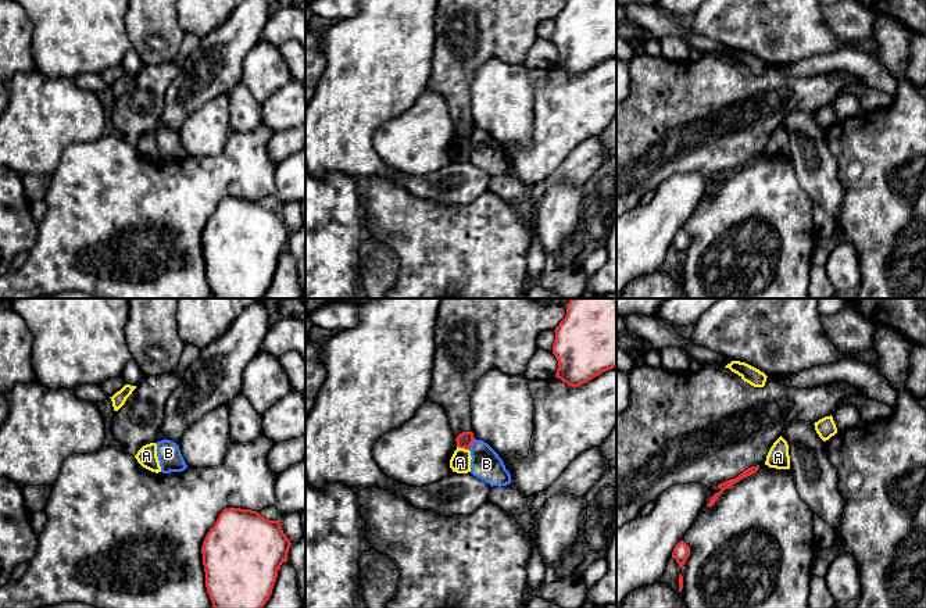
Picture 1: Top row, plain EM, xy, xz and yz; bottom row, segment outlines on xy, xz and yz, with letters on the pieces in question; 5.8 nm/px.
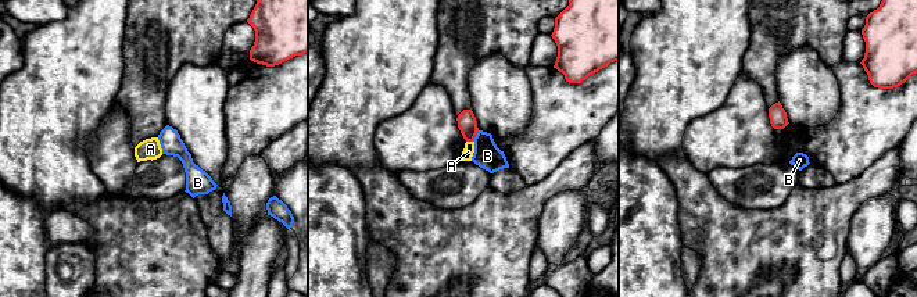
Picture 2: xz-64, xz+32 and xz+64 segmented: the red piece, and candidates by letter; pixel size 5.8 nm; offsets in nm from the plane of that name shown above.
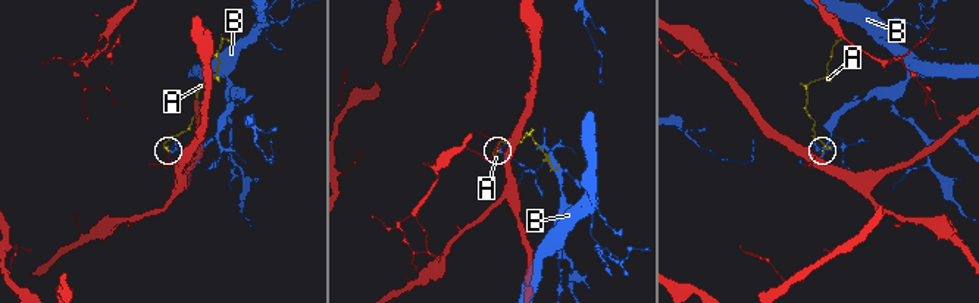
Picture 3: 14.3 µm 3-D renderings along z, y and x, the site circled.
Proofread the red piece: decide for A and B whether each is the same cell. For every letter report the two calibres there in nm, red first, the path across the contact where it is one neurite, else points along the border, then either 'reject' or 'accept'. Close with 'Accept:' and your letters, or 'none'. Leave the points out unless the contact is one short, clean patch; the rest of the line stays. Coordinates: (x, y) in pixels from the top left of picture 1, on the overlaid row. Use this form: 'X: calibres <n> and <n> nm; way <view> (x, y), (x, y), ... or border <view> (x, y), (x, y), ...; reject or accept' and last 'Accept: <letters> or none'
A: calibres 100 and 120 nm; border xz (457, 446), (468, 450); reject
B: calibres 100 and 170 nm; reject
Accept: none

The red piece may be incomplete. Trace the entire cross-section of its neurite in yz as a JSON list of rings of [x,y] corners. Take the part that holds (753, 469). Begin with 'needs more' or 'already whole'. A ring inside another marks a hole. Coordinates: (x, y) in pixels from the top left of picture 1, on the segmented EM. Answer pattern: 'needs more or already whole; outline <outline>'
already whole; outline [[[759,465],[751,466],[751,468],[746,469],[743,473],[740,473],[737,478],[730,479],[730,480],[726,480],[726,482],[723,482],[723,483],[718,484],[718,487],[719,487],[721,490],[719,490],[718,493],[715,493],[715,494],[711,497],[711,500],[709,500],[709,503],[707,504],[707,507],[711,508],[711,507],[715,504],[715,501],[718,500],[718,497],[719,497],[726,489],[729,489],[730,486],[733,486],[733,484],[737,483],[739,480],[741,480],[741,479],[744,479],[744,478],[747,478],[747,476],[755,473],[755,472],[758,471],[758,468],[759,468]]]

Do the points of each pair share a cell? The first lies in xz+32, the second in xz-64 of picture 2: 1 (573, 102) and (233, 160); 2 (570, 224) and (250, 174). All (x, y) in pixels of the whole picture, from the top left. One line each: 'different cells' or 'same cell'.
1: same cell
2: same cell

